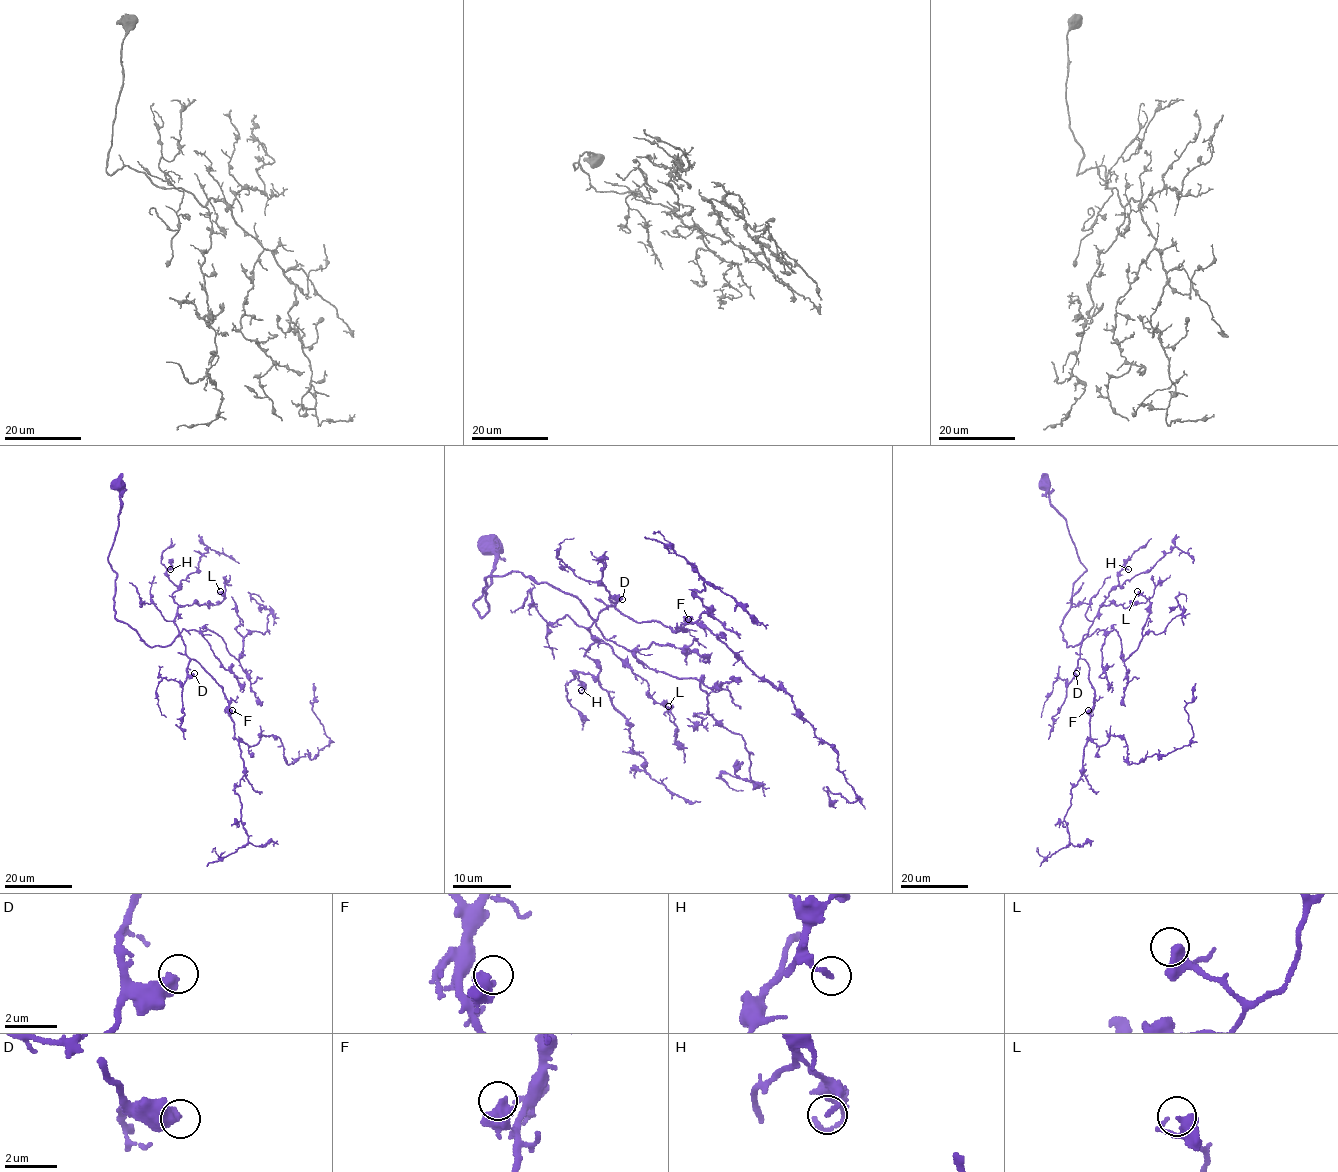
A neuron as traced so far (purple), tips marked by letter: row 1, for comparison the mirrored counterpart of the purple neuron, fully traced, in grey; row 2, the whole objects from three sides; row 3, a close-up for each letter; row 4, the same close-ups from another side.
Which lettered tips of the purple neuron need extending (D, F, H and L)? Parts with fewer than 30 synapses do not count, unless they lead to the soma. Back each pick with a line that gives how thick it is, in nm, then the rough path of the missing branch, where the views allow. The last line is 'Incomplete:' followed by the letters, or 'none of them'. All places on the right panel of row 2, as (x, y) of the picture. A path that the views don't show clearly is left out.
D: 550 nm thick; missing branch runs (1076, 673), (1073, 694), (1077, 716), (1057, 742), (1051, 757), (1054, 791), (1034, 807)
Incomplete: D

